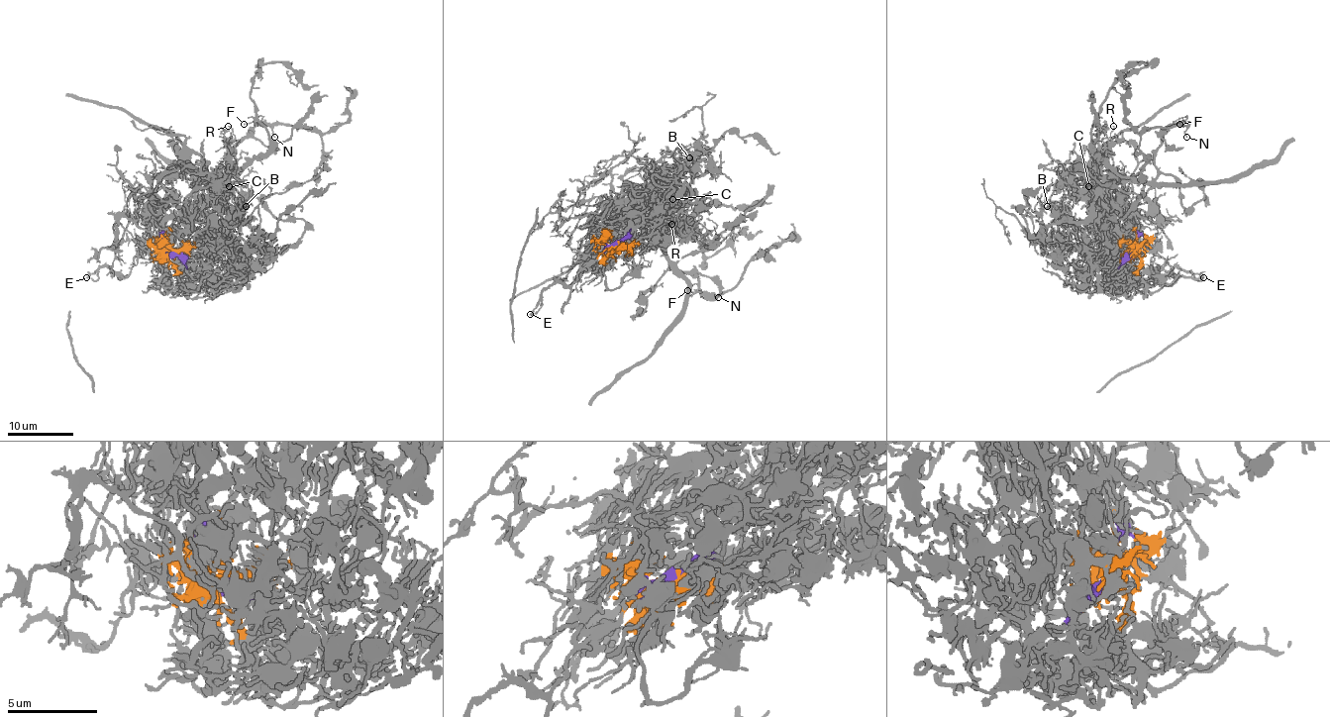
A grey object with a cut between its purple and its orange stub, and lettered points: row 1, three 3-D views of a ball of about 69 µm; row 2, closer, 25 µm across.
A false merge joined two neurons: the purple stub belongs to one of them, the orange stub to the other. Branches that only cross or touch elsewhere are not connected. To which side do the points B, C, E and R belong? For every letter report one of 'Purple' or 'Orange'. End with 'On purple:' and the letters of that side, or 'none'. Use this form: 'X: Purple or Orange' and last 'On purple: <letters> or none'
B: Orange
C: Orange
E: Orange
R: Orange
On purple: none

